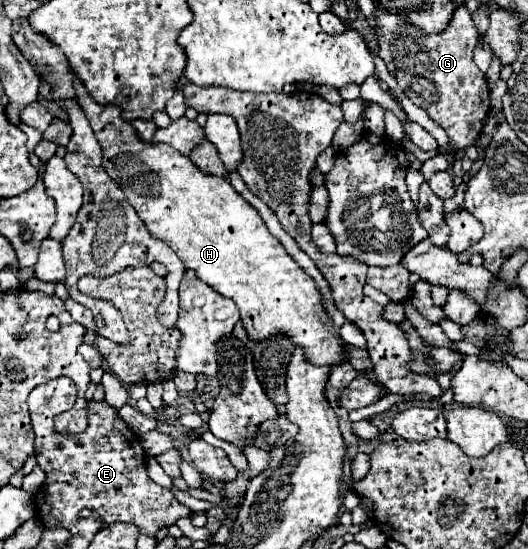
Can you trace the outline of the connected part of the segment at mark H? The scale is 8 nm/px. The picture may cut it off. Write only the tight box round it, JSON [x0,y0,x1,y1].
[72,72,344,364]

